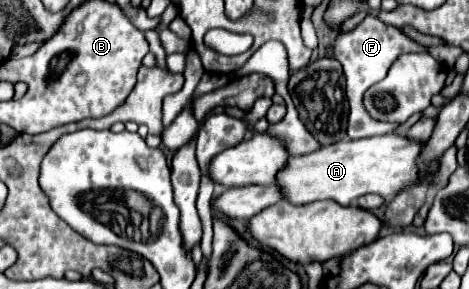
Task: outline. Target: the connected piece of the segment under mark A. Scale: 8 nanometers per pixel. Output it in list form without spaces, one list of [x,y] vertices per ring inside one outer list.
[[[380,135],[356,141],[340,141],[326,147],[318,147],[308,155],[290,157],[288,163],[276,175],[276,185],[284,191],[286,201],[294,205],[306,205],[320,199],[332,199],[340,205],[354,205],[358,197],[376,193],[384,199],[392,199],[400,189],[418,181],[418,153],[422,143],[404,135]]]

